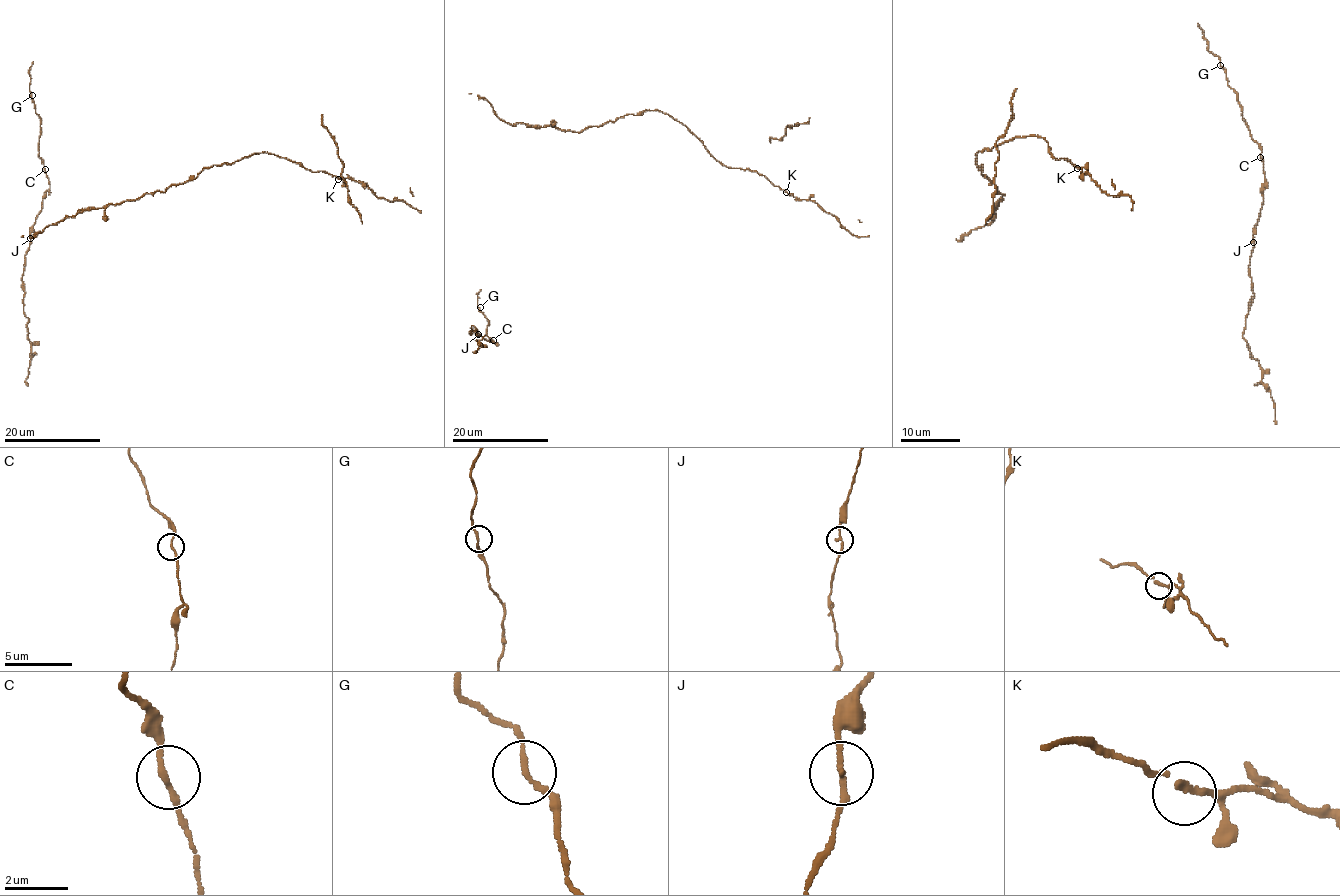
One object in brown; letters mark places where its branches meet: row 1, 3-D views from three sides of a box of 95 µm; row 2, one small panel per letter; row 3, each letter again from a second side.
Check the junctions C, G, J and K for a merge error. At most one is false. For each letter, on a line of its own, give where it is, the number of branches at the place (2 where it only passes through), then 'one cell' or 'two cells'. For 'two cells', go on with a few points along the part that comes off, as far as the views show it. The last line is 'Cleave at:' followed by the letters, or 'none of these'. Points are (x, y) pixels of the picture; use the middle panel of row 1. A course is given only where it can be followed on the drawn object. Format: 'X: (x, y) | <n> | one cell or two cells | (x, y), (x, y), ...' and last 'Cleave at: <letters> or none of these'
C: (493, 340) | 2 | one cell
G: (480, 307) | 2 | one cell
J: (478, 334) | 2 | one cell
K: (786, 192) | 2 | one cell
Cleave at: none of these

